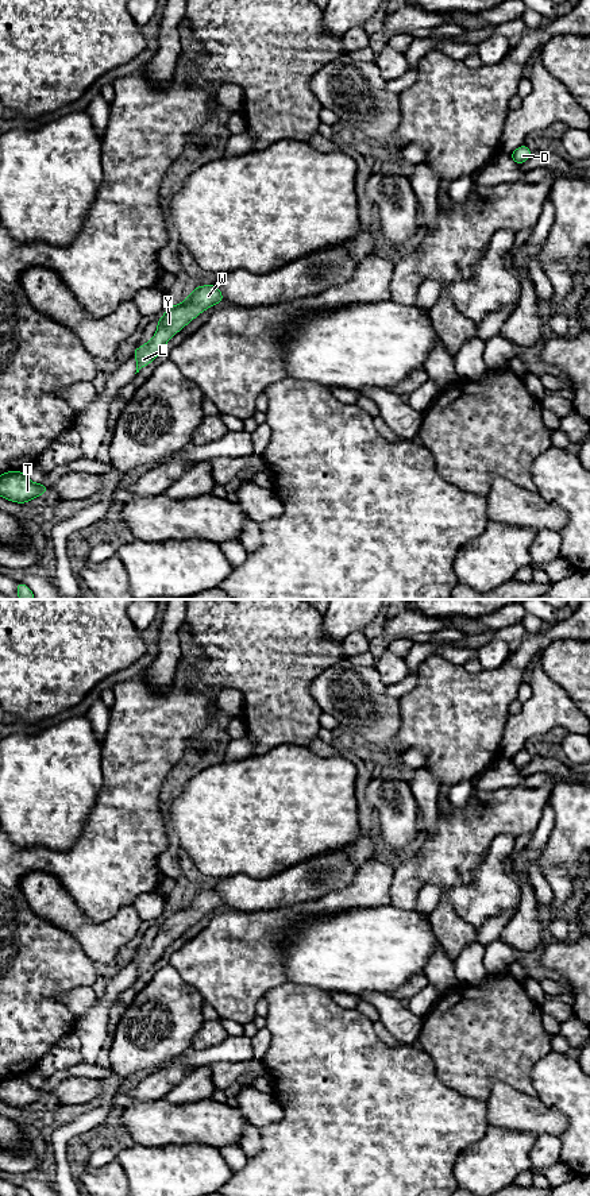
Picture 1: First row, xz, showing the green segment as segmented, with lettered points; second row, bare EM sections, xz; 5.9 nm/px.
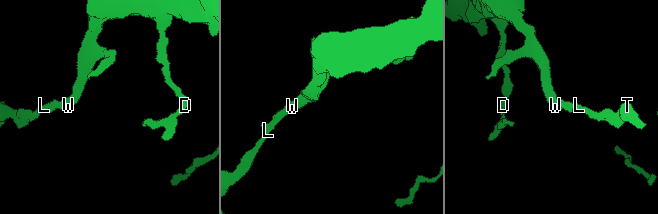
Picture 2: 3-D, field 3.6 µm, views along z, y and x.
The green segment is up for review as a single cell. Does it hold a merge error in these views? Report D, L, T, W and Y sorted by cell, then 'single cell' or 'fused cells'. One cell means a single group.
D L T W Y | single cell

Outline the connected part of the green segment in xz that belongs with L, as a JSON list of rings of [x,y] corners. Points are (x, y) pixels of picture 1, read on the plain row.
[[[213,890],[197,891],[184,907],[169,911],[165,919],[157,926],[158,933],[154,938],[154,942],[143,949],[142,953],[136,950],[132,961],[136,962],[136,977],[147,969],[150,969],[163,954],[166,948],[186,929],[189,929],[193,923],[196,923],[201,917],[219,908],[224,904],[223,898]]]

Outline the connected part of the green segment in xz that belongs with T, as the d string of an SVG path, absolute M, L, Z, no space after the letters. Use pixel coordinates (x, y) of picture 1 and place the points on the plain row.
M7 1076L0 1080L0 1102L8 1106L27 1108L45 1097L47 1091L31 1087L24 1076Z

